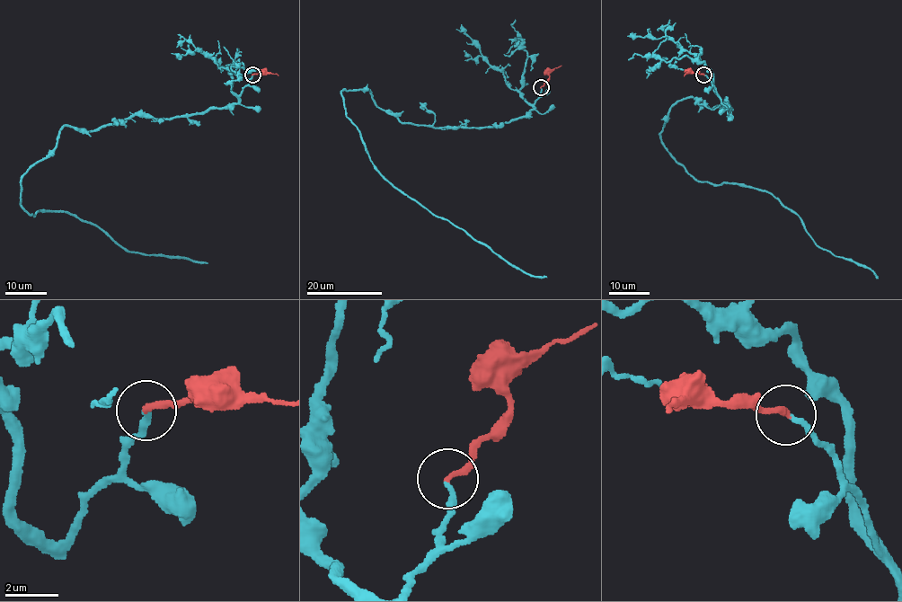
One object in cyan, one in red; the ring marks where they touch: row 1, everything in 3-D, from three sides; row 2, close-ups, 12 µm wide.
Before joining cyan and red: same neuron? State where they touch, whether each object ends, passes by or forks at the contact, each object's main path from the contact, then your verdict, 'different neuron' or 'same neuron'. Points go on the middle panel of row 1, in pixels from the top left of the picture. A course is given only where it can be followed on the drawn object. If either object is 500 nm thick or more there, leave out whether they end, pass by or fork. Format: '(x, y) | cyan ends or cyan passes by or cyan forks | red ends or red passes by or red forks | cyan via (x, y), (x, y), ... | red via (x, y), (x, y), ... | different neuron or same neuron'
(541, 87) | cyan ends | red ends | cyan via (541, 87), (533, 109), (497, 126), (402, 122), (369, 90), (341, 94), (394, 187), (546, 277) | red via (541, 87), (549, 78), (550, 73), (561, 66) | same neuron

